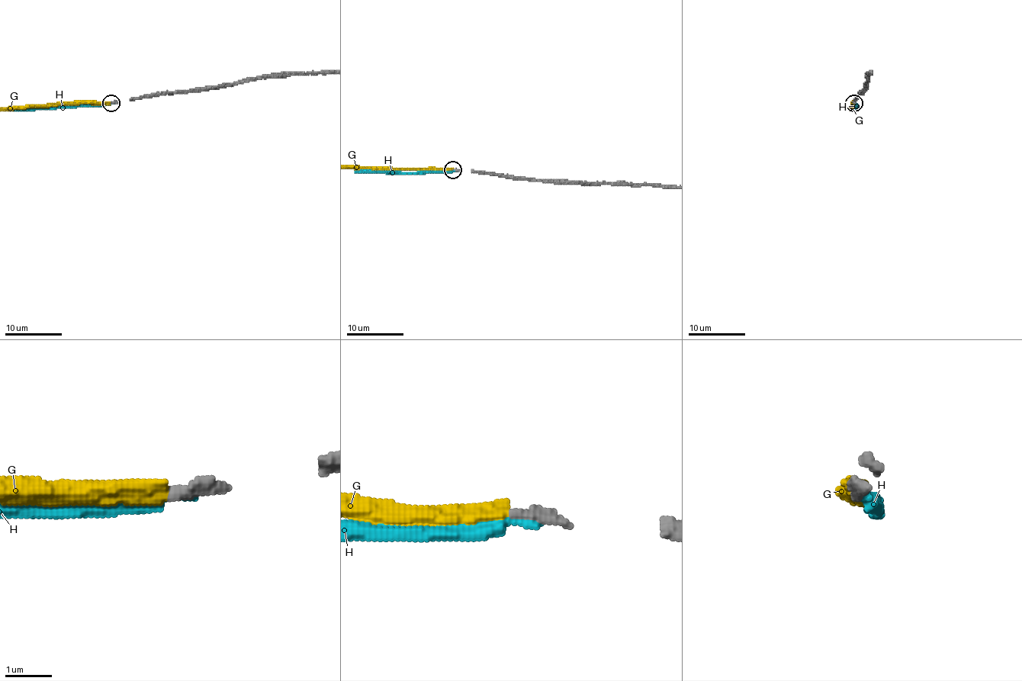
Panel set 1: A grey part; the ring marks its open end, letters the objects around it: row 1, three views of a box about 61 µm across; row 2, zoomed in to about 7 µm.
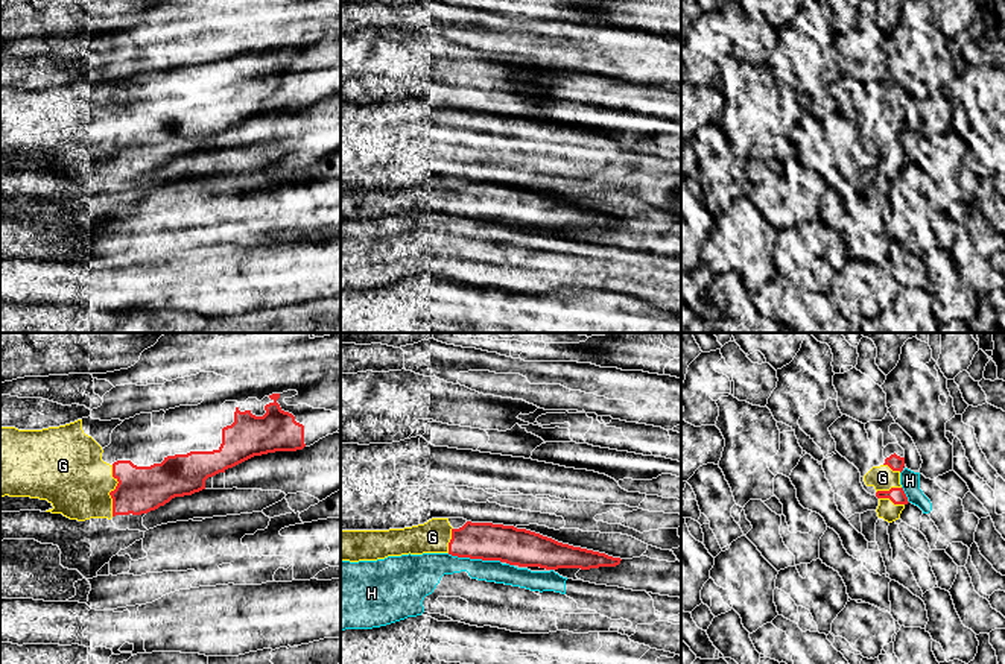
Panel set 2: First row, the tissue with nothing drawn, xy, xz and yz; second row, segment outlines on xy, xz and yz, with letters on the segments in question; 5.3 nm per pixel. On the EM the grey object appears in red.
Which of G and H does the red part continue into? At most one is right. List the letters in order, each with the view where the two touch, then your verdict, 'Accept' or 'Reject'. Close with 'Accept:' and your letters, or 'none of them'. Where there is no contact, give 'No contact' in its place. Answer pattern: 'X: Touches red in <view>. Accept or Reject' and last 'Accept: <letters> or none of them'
G: Touches red in xy. Accept
H: Touches red in xz. Reject
Accept: G

